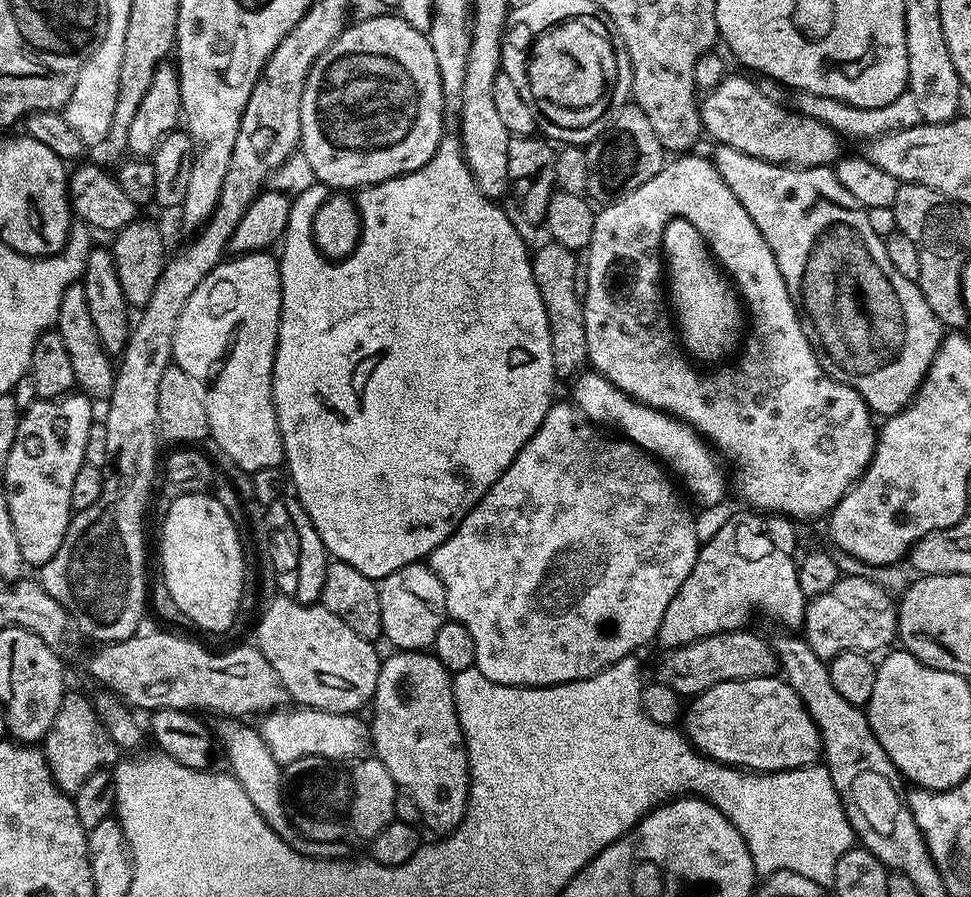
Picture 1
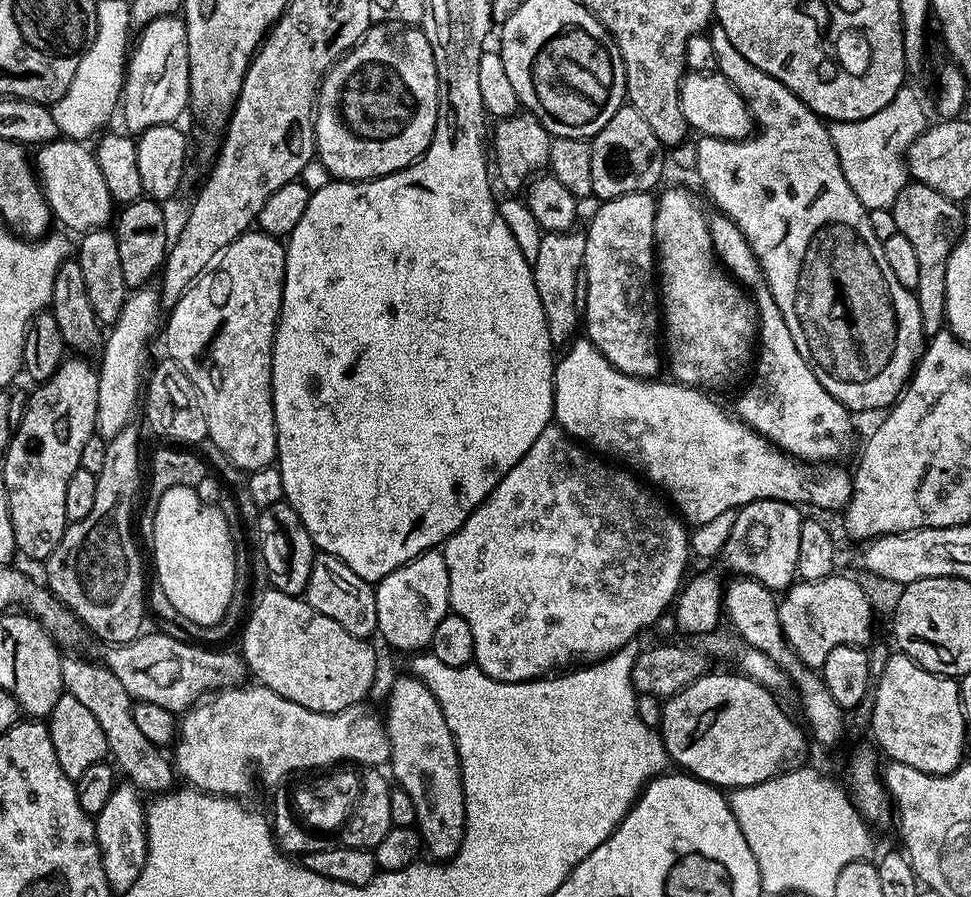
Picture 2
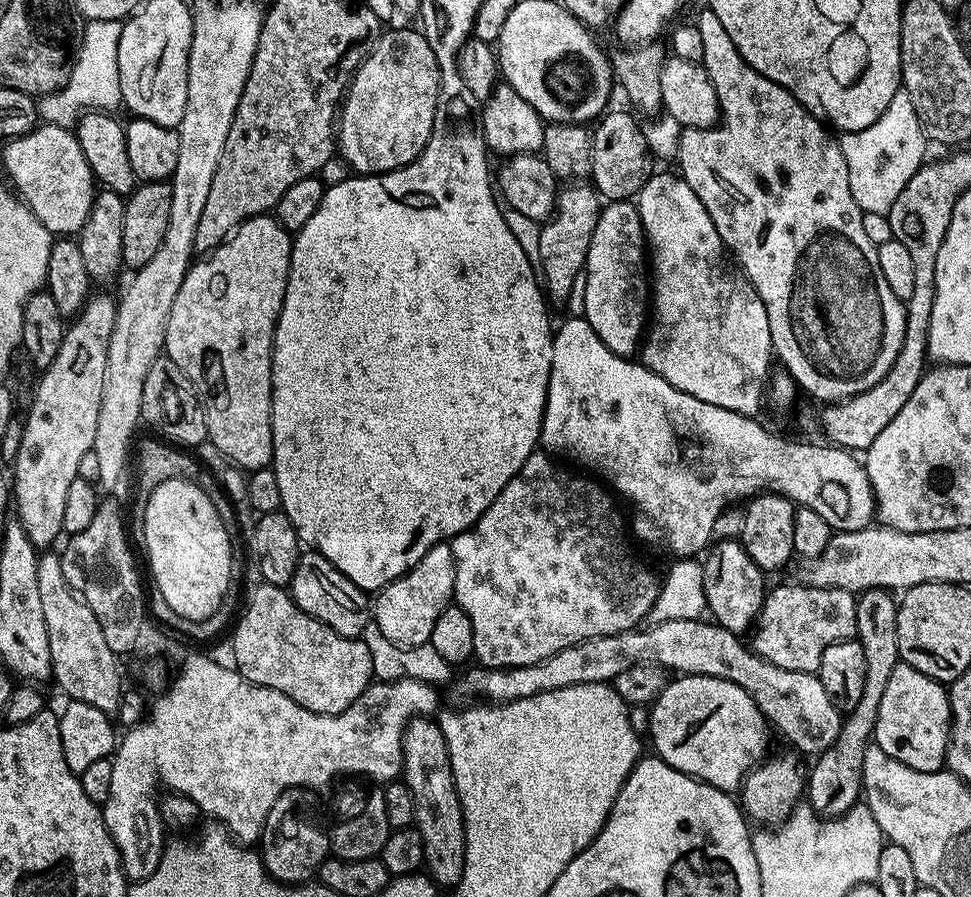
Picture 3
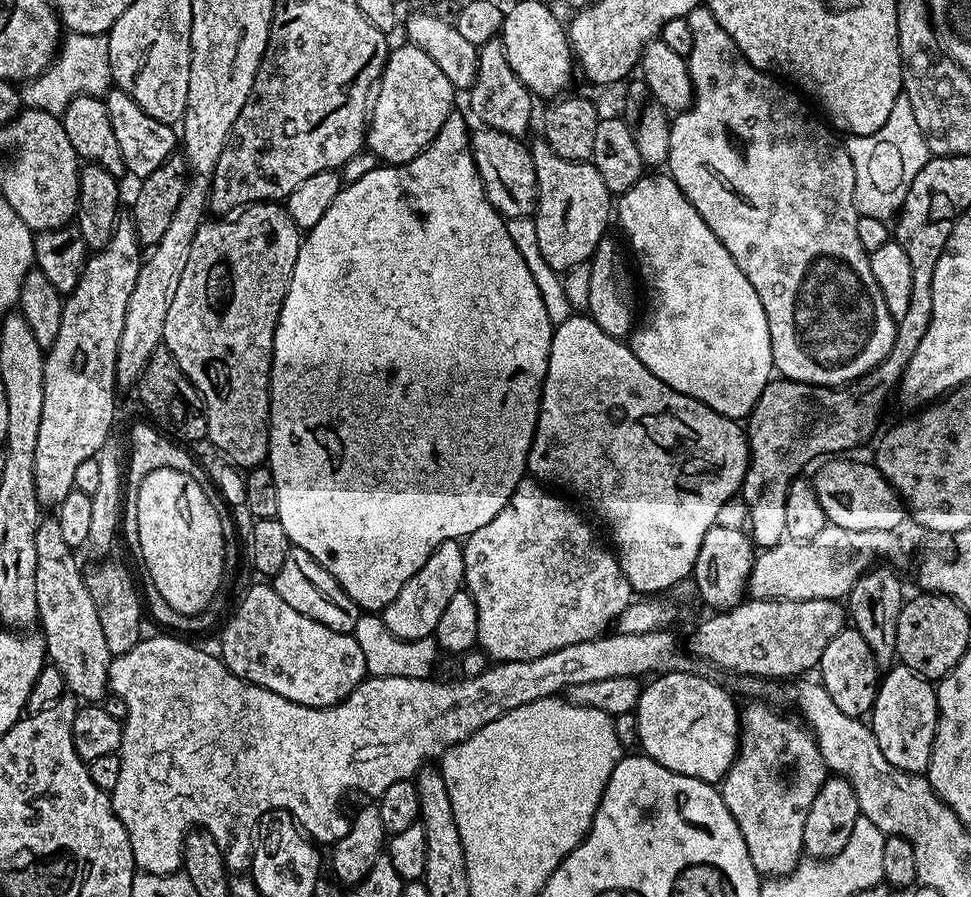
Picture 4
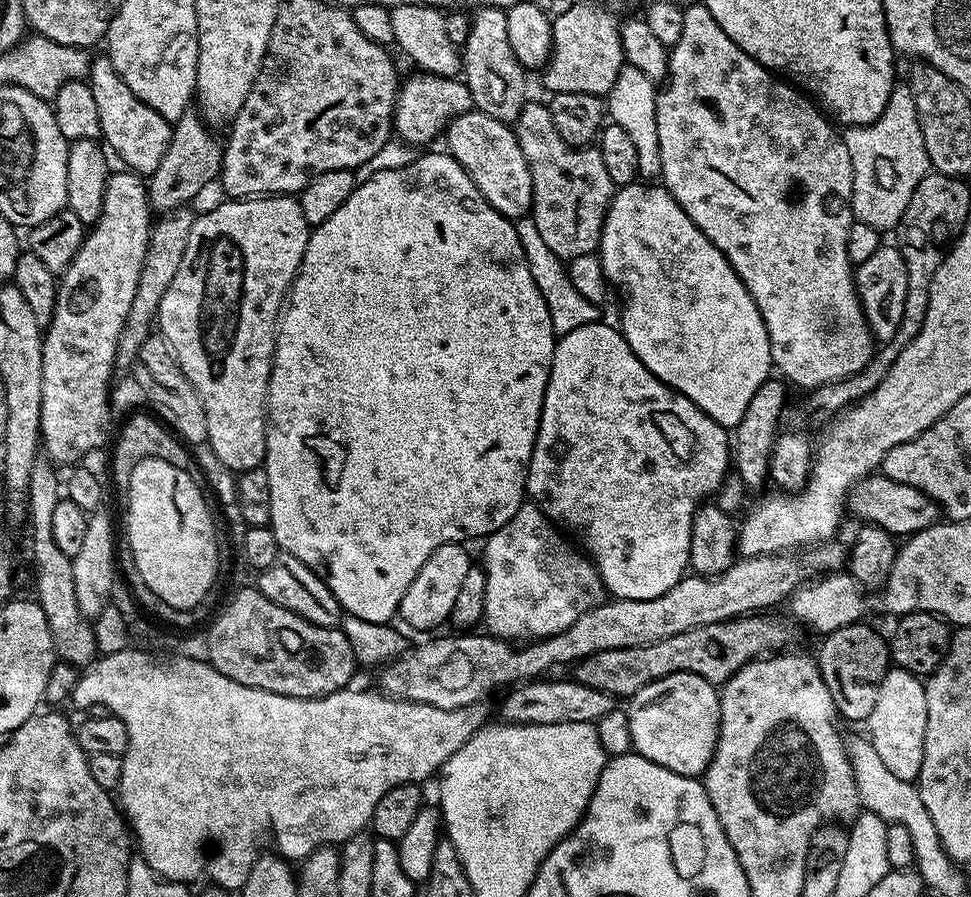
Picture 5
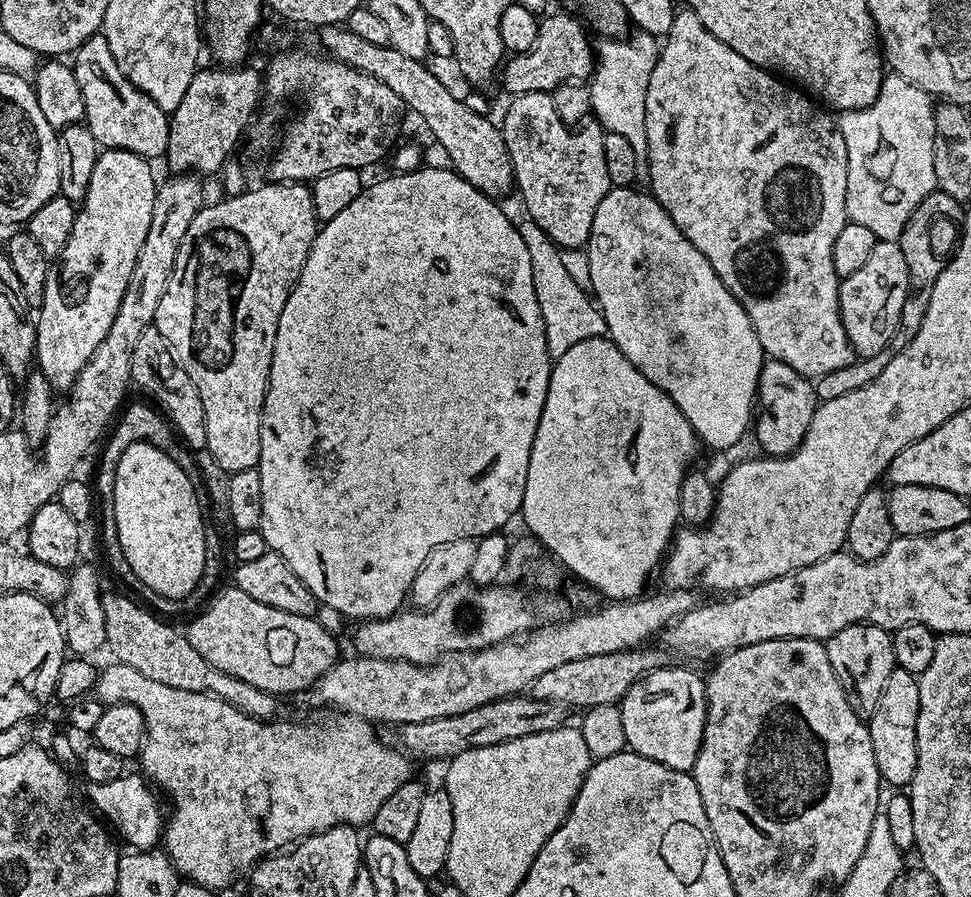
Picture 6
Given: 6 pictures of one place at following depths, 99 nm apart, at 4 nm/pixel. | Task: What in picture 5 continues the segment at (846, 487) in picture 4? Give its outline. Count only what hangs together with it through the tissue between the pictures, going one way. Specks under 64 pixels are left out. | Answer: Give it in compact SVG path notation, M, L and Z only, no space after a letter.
M883 474L866 476L854 485L846 497L846 508L851 515L853 512L860 522L876 524L897 538L907 538L915 532L941 523L942 520L940 505L935 504L926 494L922 494L922 490L894 482Z

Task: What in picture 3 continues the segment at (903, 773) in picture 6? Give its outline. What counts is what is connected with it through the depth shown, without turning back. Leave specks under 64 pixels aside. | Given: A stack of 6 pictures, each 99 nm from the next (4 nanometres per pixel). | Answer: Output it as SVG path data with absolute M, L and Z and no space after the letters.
M903 662L894 666L894 674L890 674L886 690L882 693L882 703L878 706L874 733L875 747L890 754L890 758L898 758L898 762L902 762L902 766L910 766L910 770L939 772L945 767L944 755L948 749L948 729L951 726L952 715L948 701L948 688L941 681L914 670L914 666Z

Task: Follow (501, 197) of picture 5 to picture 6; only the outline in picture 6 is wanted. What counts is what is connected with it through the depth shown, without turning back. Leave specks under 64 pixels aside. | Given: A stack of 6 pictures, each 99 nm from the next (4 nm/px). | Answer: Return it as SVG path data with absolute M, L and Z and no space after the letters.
M325 24L319 29L320 44L325 53L331 55L333 60L342 62L351 68L362 70L378 82L386 82L398 98L402 98L405 109L409 113L417 112L424 119L431 139L441 144L450 154L452 168L470 186L474 186L485 196L501 198L514 188L514 175L510 154L506 150L503 131L496 128L487 119L485 113L472 112L463 99L455 96L434 73L427 67L423 60L406 58L391 46L374 46L374 42L366 42L359 34L354 34L347 26L338 24Z

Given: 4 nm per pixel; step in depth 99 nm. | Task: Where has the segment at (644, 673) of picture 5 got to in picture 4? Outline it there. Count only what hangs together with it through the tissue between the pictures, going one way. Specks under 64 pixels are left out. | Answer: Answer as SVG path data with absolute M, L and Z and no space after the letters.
M814 598L810 602L789 600L745 599L734 608L717 611L709 620L704 620L692 632L690 652L697 661L709 660L728 672L743 676L759 676L772 682L784 682L789 678L800 678L817 667L822 650L846 626L846 608L841 601Z

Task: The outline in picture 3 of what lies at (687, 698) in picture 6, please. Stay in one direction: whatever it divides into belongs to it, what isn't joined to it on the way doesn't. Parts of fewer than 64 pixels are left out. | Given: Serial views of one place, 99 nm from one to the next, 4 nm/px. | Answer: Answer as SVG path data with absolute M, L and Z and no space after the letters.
M686 676L669 679L650 705L648 732L652 736L655 755L665 760L674 770L694 776L697 780L714 786L718 790L732 794L743 785L745 776L769 755L768 732L770 725L762 710L734 682L709 676Z

